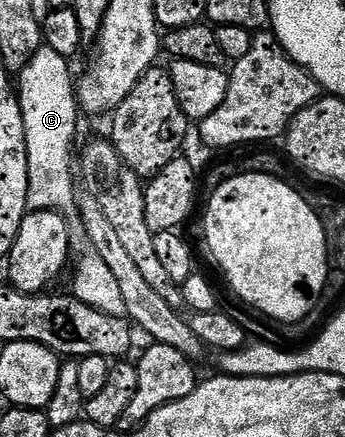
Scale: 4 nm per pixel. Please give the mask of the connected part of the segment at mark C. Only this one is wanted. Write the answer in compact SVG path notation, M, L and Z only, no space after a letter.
M42 46L38 51L35 52L34 58L30 60L23 68L23 70L17 75L16 80L18 80L18 86L16 85L16 97L19 104L19 112L22 114L22 122L23 122L23 142L26 148L26 160L27 160L27 190L26 190L26 206L28 208L28 212L58 212L62 216L67 218L69 223L69 229L71 231L79 231L81 229L81 222L79 220L79 216L77 214L77 201L78 194L74 192L74 184L76 188L76 182L74 179L74 168L70 166L70 144L76 134L76 126L78 124L78 114L80 115L80 108L78 105L78 101L75 97L75 85L74 78L72 80L70 76L70 72L68 70L69 61L53 50L53 48Z

